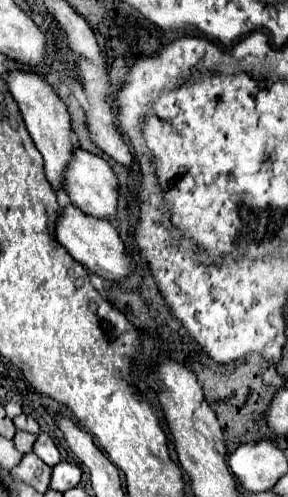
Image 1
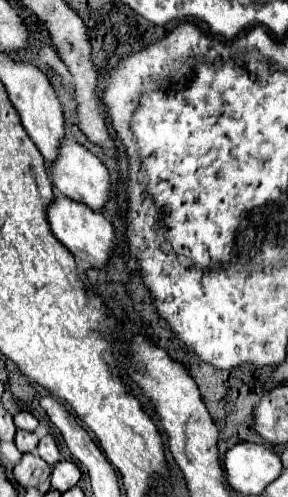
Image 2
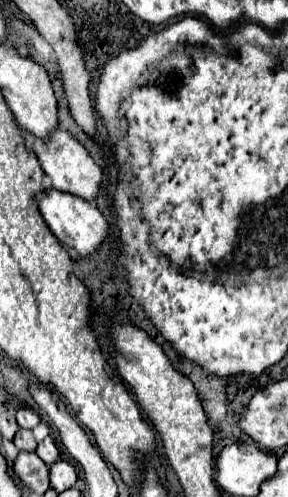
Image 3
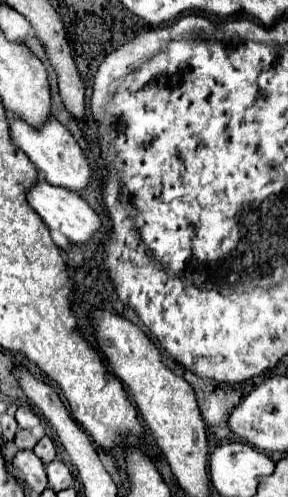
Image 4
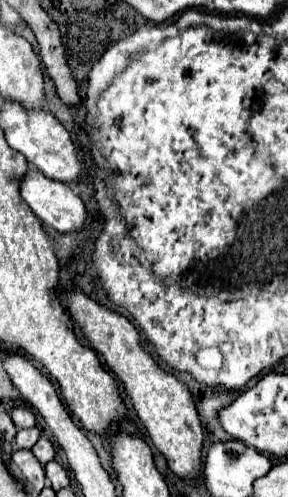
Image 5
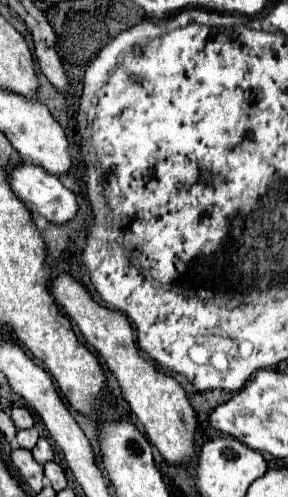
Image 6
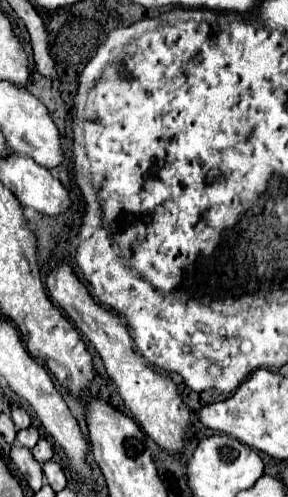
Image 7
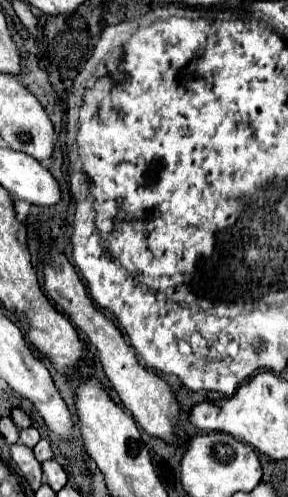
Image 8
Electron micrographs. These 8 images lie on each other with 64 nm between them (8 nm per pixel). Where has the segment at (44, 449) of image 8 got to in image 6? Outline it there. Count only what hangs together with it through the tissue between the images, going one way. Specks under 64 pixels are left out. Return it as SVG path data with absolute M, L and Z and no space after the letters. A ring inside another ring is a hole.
M40 438L40 440L36 442L36 446L32 448L32 454L34 454L34 458L36 458L40 464L46 464L46 462L50 462L50 460L54 458L52 446L50 446L50 442L48 442L46 438Z

